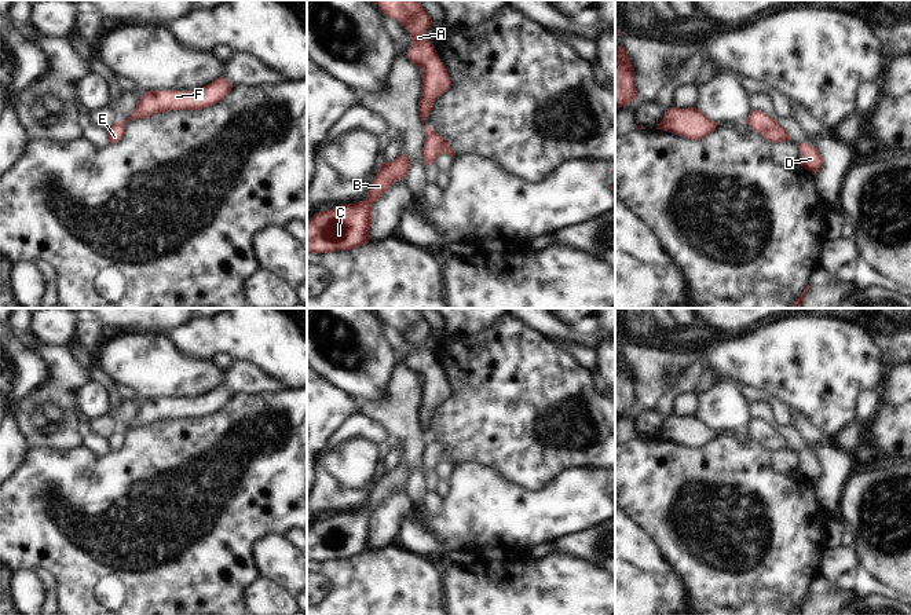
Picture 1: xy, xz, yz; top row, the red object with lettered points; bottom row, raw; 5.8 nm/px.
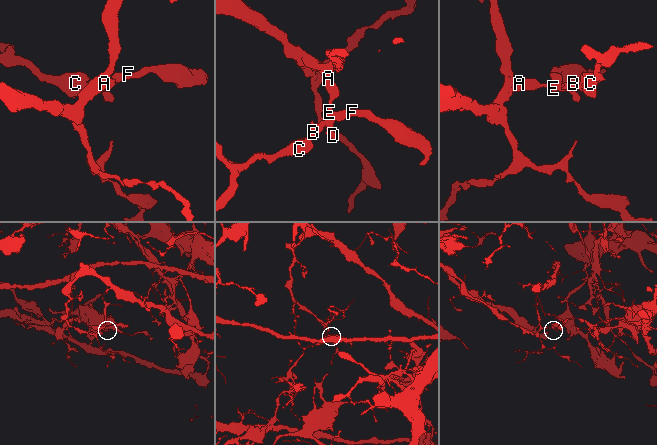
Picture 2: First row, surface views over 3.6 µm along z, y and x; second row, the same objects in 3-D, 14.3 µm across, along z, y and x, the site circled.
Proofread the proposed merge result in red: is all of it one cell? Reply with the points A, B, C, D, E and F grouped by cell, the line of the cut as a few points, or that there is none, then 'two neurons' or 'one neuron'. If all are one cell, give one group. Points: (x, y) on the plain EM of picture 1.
groups A E / B C D F; cut xz (432, 439), (427, 445); two neurons

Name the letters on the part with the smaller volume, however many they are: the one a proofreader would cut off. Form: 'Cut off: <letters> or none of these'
Cut off: B, C, D, F

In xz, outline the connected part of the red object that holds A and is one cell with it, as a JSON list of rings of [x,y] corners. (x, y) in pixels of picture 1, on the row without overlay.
[[[374,308],[385,325],[399,329],[411,344],[407,367],[421,377],[421,406],[418,409],[420,425],[424,429],[436,406],[444,402],[451,389],[447,377],[439,367],[435,354],[425,347],[432,332],[420,308]]]

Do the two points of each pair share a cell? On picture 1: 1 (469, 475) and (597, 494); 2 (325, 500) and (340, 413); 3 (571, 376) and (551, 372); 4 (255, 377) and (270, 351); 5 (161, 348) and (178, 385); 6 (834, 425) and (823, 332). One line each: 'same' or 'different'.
1: same
2: different
3: same
4: different
5: same
6: same

